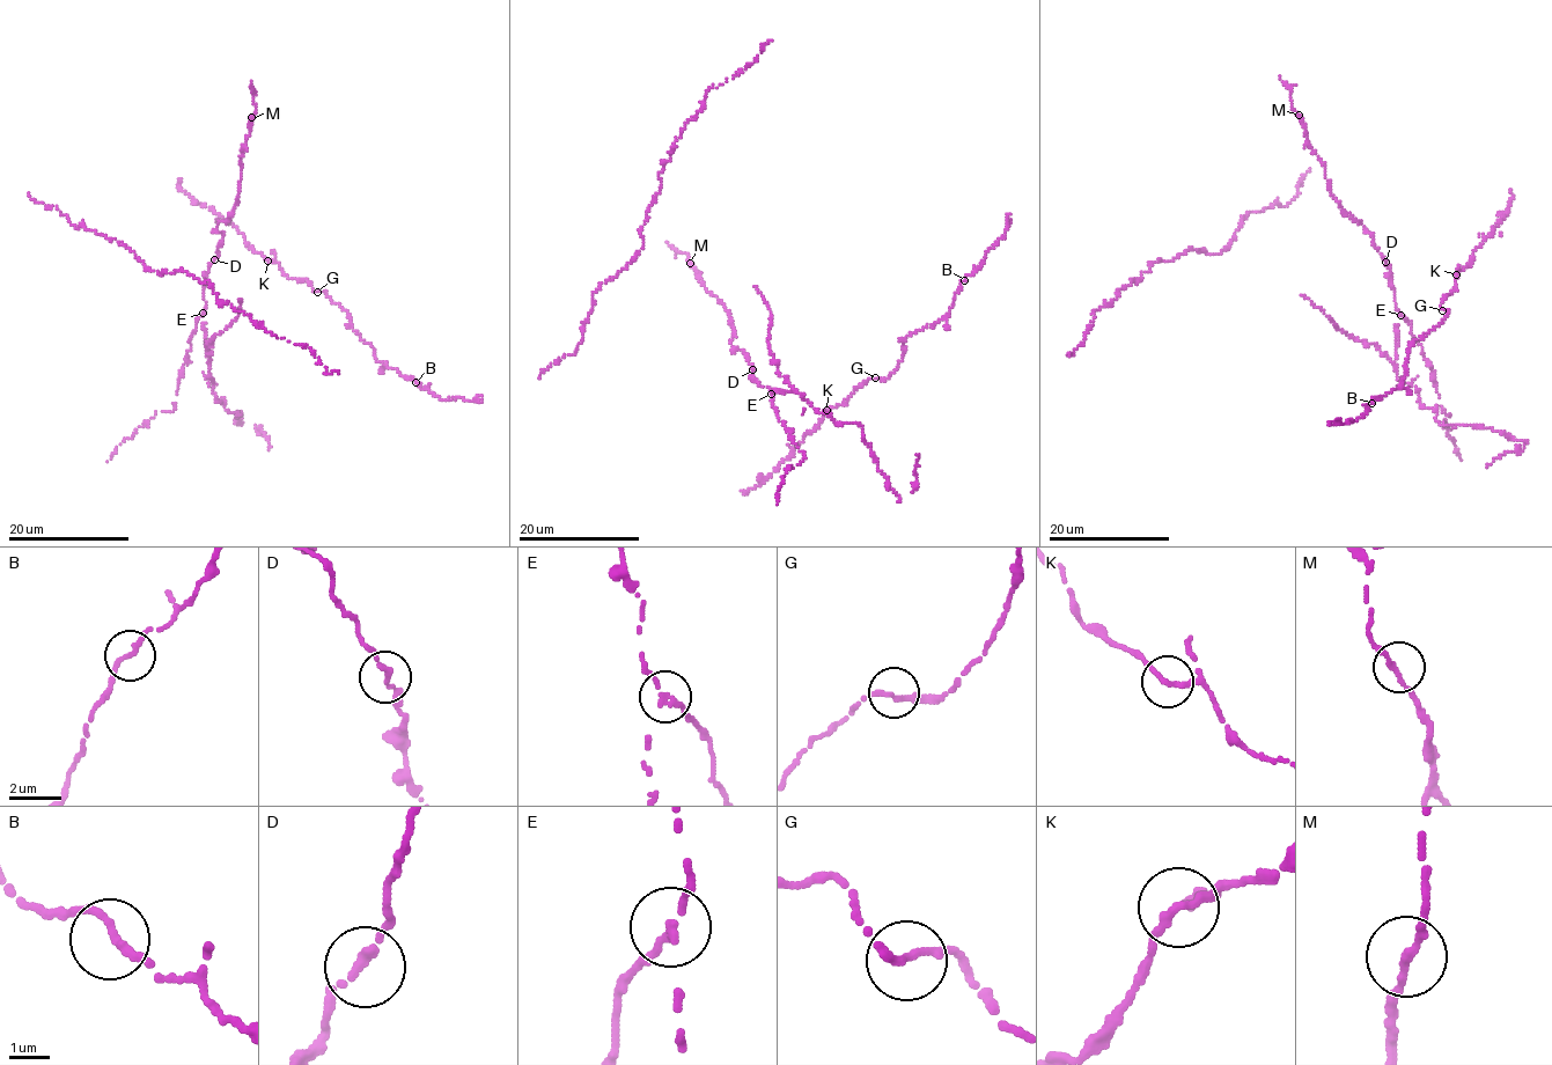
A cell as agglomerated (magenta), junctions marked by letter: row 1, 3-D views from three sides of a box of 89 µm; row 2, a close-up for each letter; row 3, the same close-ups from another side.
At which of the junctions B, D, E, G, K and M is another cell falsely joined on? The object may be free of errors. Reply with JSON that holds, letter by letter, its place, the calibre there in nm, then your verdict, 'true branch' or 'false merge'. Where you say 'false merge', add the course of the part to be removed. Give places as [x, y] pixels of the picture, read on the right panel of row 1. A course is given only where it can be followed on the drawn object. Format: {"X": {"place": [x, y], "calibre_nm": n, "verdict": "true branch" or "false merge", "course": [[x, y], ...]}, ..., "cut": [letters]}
{"B": {"place": [1372, 403], "calibre_nm": 200, "verdict": "true branch"}, "D": {"place": [1385, 262], "calibre_nm": 220, "verdict": "true branch"}, "E": {"place": [1400, 315], "calibre_nm": 200, "verdict": "false merge"}, "G": {"place": [1442, 310], "calibre_nm": 200, "verdict": "true branch"}, "K": {"place": [1456, 274], "calibre_nm": 200, "verdict": "true branch"}, "M": {"place": [1299, 115], "calibre_nm": 190, "verdict": "true branch"}, "cut": ["E"]}

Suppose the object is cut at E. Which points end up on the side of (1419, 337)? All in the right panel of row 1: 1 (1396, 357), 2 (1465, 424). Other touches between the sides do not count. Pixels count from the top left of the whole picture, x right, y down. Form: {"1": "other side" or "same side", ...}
{"1": "other side", "2": "other side"}

